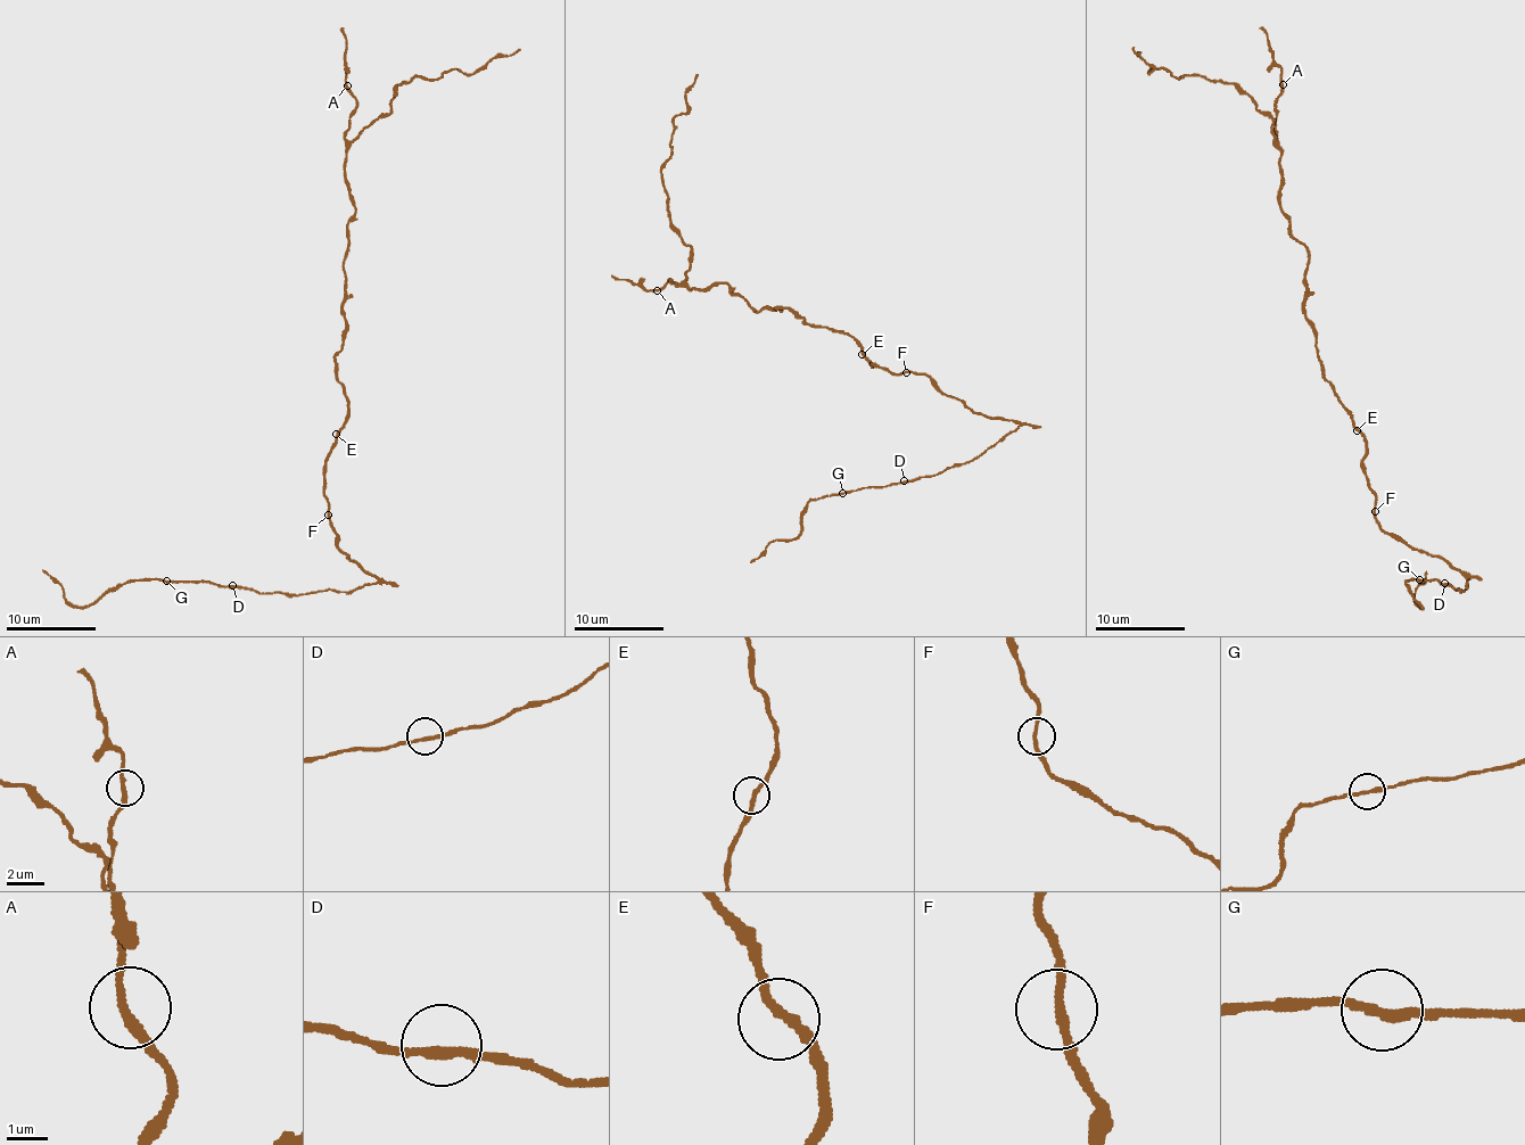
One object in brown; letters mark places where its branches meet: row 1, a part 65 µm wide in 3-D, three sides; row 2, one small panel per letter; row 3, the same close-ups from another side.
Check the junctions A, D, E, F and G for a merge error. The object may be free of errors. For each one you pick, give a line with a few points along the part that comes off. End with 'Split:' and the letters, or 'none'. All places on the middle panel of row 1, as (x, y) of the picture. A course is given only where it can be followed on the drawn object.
Split: none

